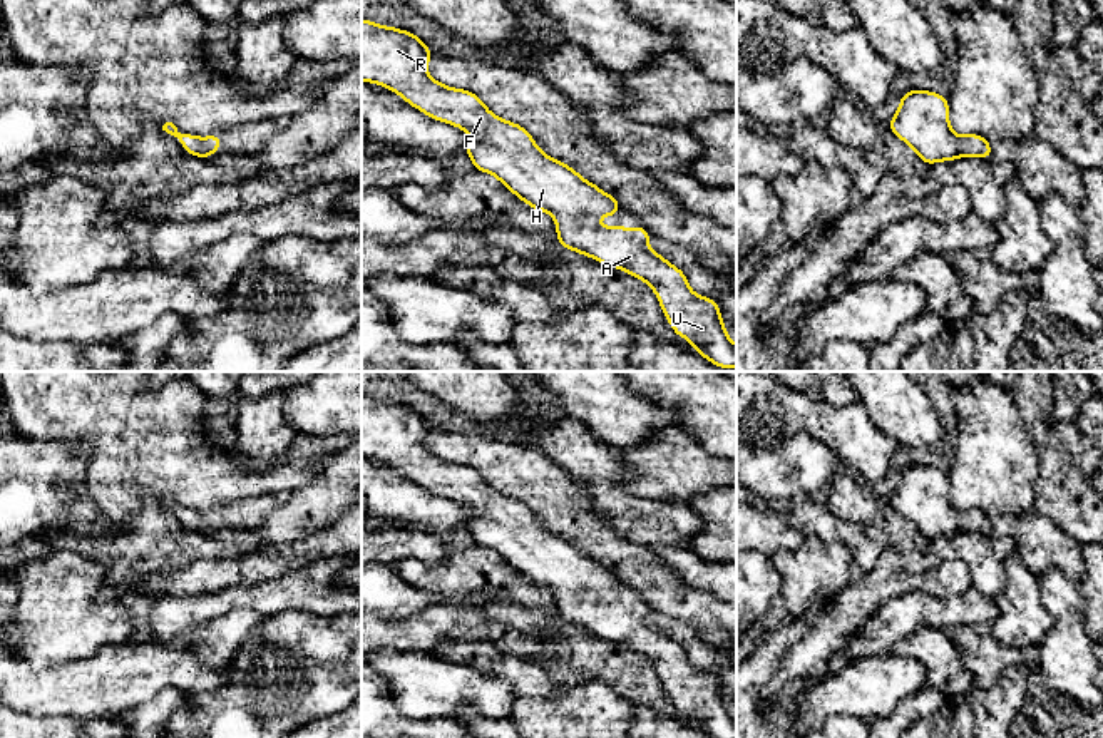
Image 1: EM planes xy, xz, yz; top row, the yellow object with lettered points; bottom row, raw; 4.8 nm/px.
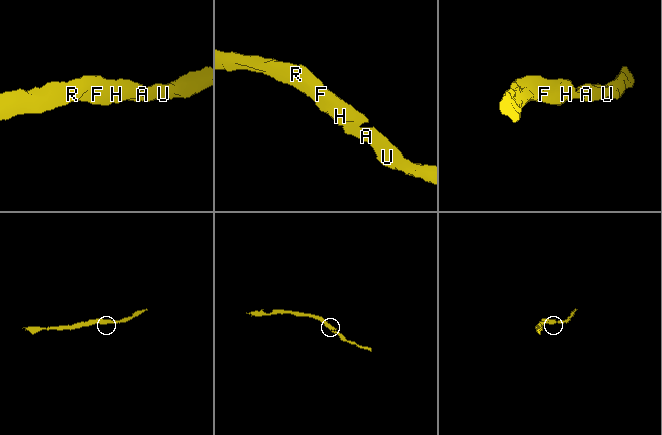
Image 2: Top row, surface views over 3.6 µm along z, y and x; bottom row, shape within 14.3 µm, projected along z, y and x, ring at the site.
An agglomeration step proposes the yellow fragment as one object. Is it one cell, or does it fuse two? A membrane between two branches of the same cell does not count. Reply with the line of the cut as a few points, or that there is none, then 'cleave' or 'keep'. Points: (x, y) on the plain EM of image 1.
no cut | keep

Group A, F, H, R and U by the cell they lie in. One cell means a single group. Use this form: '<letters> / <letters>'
A F H R U

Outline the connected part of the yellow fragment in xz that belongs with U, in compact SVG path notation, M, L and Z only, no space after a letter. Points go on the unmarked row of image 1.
M362 393L363 457L383 460L428 492L464 504L470 510L465 529L475 544L495 551L531 582L549 587L556 594L559 621L648 658L673 706L686 713L696 730L703 730L711 738L736 738L736 720L726 708L718 678L693 668L685 648L648 623L649 606L644 601L604 602L596 599L596 592L613 591L623 584L618 574L581 552L576 544L546 530L522 500L494 490L474 467L452 464L432 454L425 447L425 440L432 433L434 428L417 410Z

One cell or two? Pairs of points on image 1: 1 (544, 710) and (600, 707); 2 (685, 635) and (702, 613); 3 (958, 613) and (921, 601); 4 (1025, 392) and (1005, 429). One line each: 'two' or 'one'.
1: one
2: two
3: one
4: two

